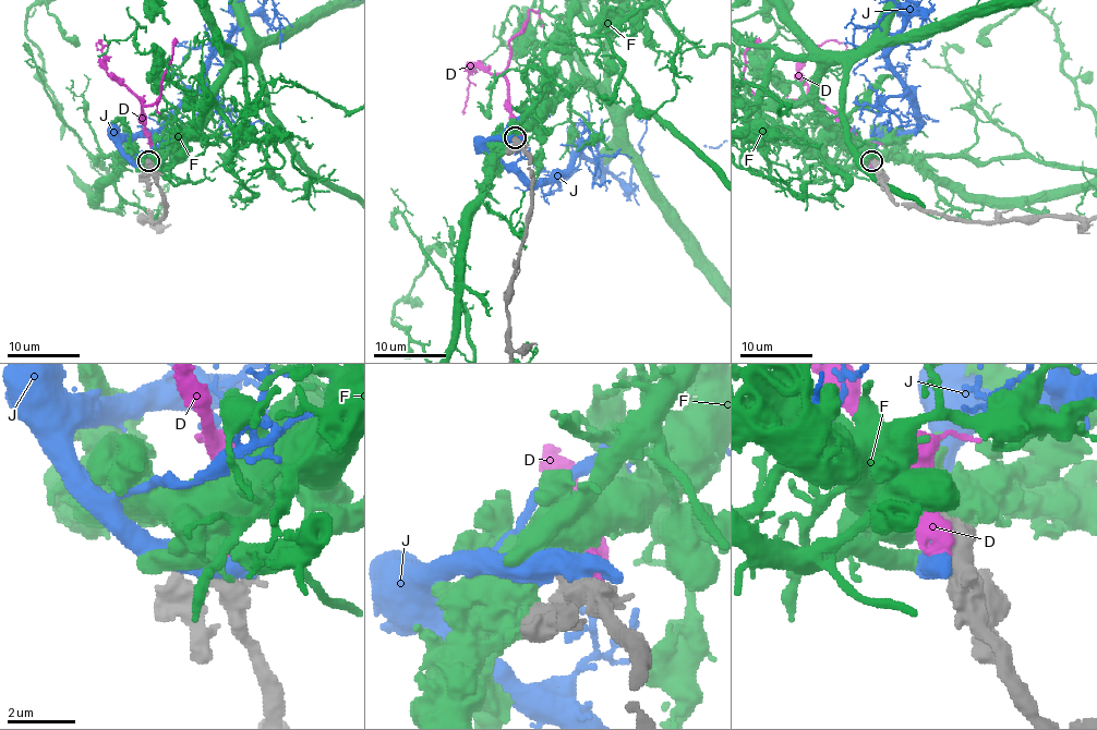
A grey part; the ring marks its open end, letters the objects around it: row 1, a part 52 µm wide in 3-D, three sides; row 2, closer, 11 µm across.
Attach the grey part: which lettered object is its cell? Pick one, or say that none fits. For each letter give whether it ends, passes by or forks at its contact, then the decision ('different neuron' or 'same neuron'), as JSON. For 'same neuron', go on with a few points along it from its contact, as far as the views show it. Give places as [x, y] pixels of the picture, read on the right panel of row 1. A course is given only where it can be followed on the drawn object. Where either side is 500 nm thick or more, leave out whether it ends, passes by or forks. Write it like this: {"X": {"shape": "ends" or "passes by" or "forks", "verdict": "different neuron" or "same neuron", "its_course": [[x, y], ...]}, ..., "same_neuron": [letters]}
{"D": {"verdict": "different neuron"}, "F": {"verdict": "different neuron"}, "J": {"verdict": "different neuron"}, "same_neuron": []}

